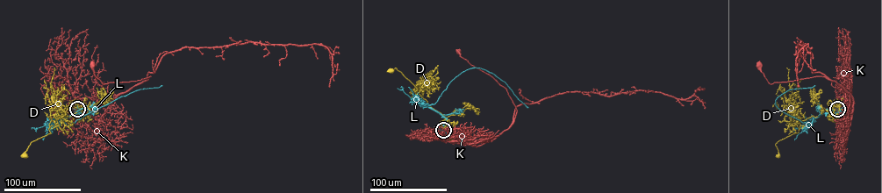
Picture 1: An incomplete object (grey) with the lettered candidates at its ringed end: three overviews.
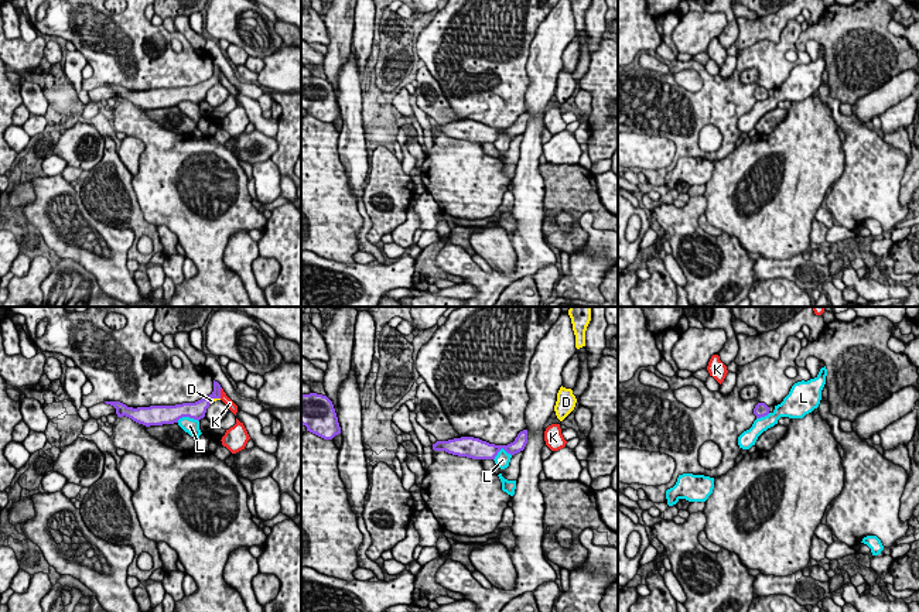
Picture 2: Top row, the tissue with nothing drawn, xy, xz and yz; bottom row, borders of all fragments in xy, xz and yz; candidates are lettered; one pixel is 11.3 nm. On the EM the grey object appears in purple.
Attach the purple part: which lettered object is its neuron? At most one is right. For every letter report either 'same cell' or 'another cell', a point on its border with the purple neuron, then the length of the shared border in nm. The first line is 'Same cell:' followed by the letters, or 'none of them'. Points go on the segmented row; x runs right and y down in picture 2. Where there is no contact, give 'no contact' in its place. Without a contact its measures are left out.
Same cell: D
D: same cell; meets purple in xy at (214, 397); contact 150 nm long
K: another cell; meets purple in xy at (219, 393); contact 130 nm long
L: another cell; meets purple in xy at (188, 416); contact 260 nm long

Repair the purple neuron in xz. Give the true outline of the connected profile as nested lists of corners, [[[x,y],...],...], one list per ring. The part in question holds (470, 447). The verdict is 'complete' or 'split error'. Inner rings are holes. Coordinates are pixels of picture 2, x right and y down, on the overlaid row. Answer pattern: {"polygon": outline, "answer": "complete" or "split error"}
{"polygon": [[[527,430],[517,434],[513,442],[508,445],[495,445],[474,437],[461,437],[433,444],[434,451],[445,451],[452,455],[472,459],[495,459],[503,448],[508,454],[515,455],[525,449],[527,444]]], "answer": "complete"}

